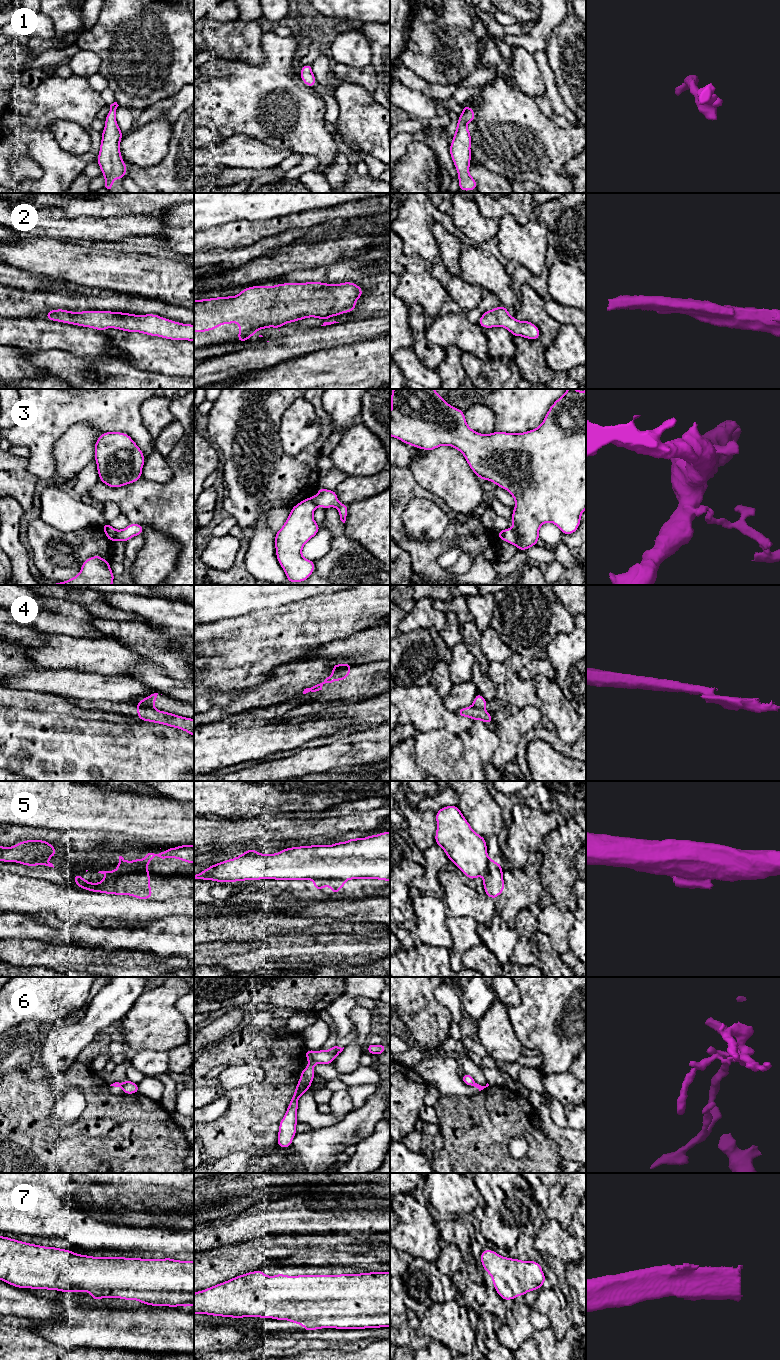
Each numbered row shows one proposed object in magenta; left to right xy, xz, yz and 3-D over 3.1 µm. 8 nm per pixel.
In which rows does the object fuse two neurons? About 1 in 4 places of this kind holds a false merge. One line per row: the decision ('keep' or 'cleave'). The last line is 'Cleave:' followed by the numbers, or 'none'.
1: keep
2: keep
3: cleave
4: cleave
5: cleave
6: cleave
7: keep
Cleave: 3, 4, 5, 6

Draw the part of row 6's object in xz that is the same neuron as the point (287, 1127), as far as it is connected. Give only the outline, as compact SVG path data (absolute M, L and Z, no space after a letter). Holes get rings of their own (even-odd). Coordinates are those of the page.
M310 1061L306 1068L301 1071L298 1084L295 1087L294 1095L291 1098L284 1117L279 1123L277 1136L277 1144L279 1145L279 1148L290 1147L294 1136L297 1134L296 1125L298 1123L298 1100L300 1096L306 1093L311 1087L312 1081L316 1075L313 1070L315 1064L316 1062Z

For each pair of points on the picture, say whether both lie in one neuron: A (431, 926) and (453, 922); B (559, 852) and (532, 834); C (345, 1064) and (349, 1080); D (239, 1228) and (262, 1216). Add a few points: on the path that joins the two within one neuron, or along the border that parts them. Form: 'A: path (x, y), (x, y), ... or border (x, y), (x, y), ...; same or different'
A: border (448, 914), (446, 927), (452, 939), (452, 946); different
B: border (552, 830), (545, 836), (544, 848), (541, 851); different
C: border (360, 1065), (352, 1072), (344, 1074), (335, 1069); different
D: path (245, 1222), (251, 1216), (256, 1216); same

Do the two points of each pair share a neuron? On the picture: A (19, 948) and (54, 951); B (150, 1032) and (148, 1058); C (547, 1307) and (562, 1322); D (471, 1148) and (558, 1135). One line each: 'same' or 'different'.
A: same
B: different
C: same
D: different

